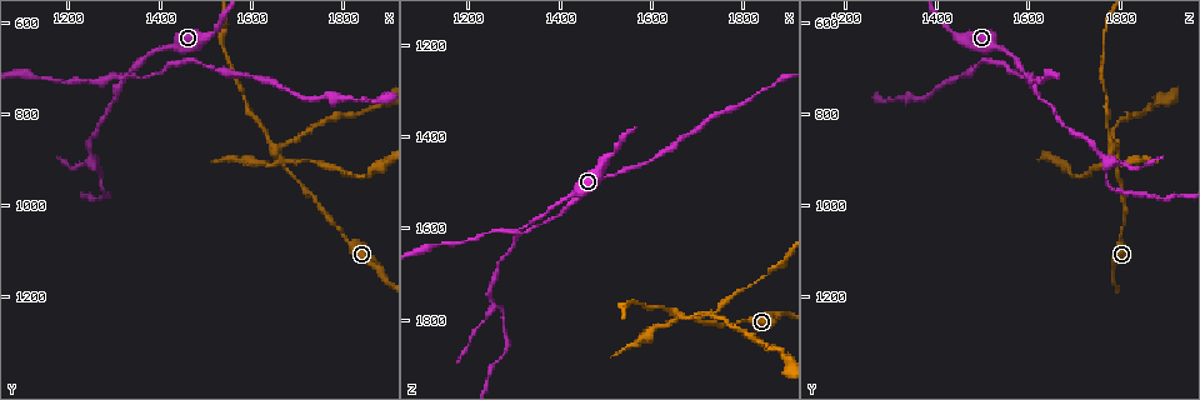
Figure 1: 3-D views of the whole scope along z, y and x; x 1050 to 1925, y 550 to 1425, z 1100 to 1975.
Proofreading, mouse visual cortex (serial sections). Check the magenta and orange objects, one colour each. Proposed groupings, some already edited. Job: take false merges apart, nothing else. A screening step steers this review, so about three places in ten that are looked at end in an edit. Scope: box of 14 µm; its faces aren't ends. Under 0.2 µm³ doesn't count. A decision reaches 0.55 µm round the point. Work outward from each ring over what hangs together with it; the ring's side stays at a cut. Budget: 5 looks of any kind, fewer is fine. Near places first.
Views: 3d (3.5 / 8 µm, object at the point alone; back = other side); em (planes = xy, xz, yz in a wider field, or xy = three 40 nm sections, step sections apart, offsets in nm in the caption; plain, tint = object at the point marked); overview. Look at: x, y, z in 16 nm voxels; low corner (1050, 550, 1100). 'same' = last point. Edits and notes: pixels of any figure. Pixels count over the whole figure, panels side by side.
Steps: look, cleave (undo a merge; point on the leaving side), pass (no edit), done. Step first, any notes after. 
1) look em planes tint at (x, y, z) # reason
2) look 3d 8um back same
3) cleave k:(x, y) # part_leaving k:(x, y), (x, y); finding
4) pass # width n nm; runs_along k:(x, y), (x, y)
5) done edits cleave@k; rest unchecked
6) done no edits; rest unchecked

look 3d 8um at (1320, 720, 1600) # two arms at a narrow angle

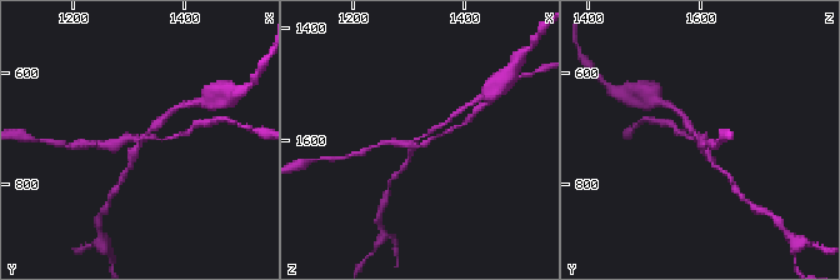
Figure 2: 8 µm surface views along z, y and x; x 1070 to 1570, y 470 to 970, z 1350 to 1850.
look em xy step 2 tint at (1320, 725, 1600) # arms 4; arm_widths 100, 150, 200, 200 nm

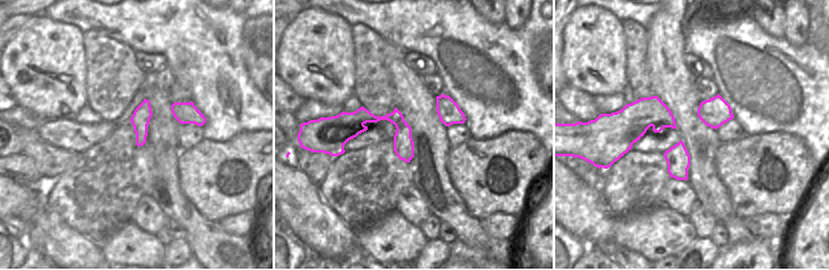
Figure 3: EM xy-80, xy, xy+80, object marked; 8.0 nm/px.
cleave 2:(114, 143) # two cells meet here

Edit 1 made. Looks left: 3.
look 3d 3.5um at (1790, 1050, 1805) # narrows sharply

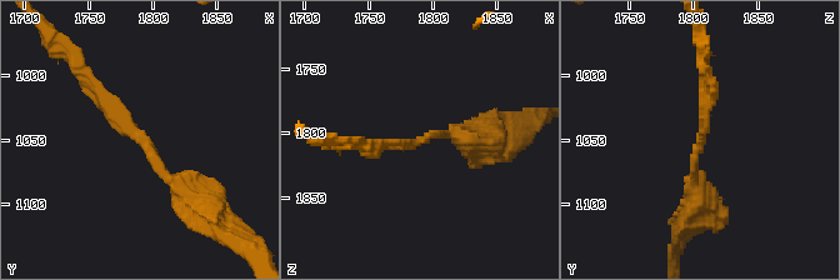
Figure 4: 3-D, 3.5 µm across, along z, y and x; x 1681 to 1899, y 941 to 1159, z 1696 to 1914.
look em xy step 3 tint at (1788, 1048, 1808) # arm_widths 150, 250 nm

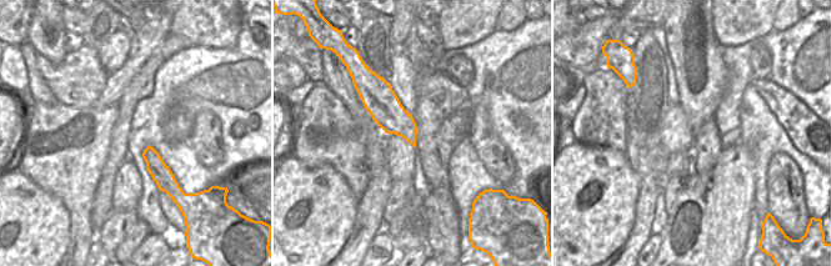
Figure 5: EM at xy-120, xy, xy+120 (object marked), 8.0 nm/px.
pass # runs_along 4:(189, 196), (81, 70); continuous, no second cell

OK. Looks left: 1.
done edits cleave@2; rest unchecked

